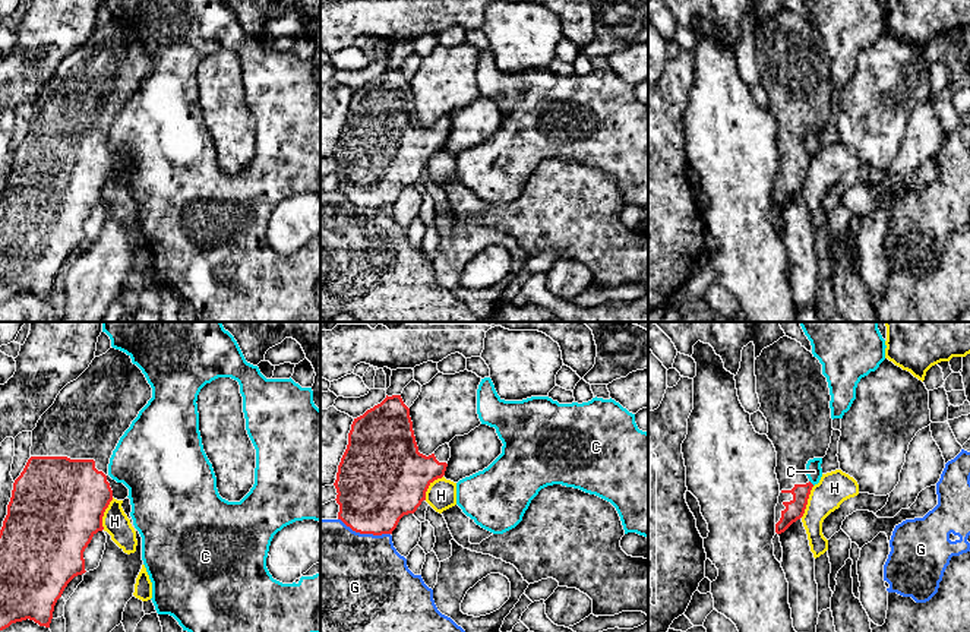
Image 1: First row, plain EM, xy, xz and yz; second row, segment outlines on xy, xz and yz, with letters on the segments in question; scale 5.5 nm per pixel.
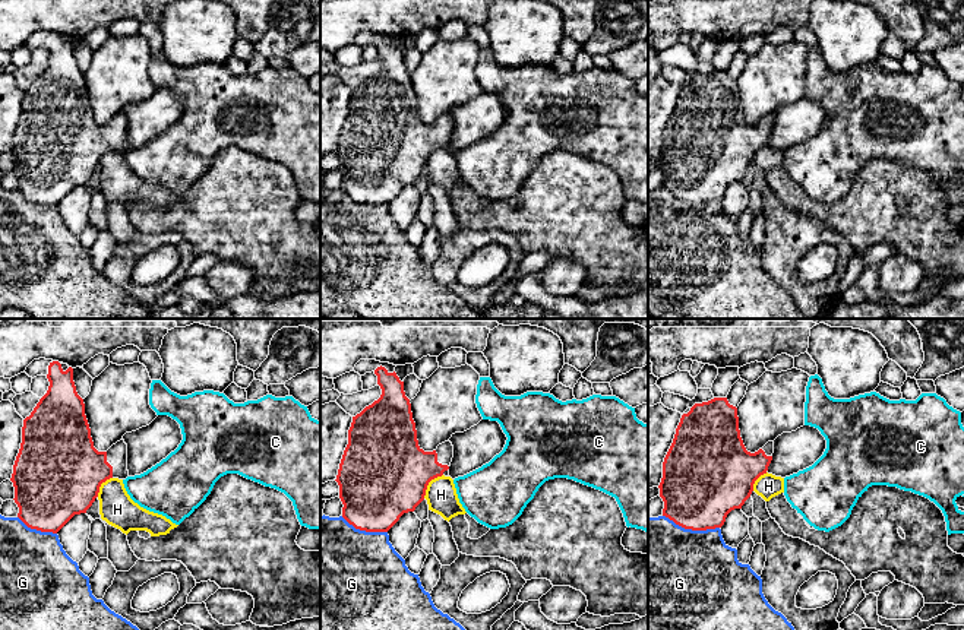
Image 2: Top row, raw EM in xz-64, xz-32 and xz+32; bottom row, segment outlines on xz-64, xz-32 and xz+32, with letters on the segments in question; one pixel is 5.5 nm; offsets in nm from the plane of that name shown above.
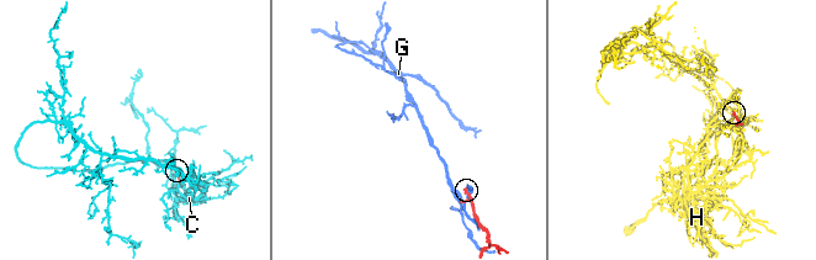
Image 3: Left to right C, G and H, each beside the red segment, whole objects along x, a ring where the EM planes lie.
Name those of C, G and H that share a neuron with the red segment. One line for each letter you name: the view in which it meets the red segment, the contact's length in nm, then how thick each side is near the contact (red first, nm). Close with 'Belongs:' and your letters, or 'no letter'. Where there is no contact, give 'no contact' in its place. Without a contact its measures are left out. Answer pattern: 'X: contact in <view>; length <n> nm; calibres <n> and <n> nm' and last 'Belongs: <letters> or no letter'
Belongs: no letter

